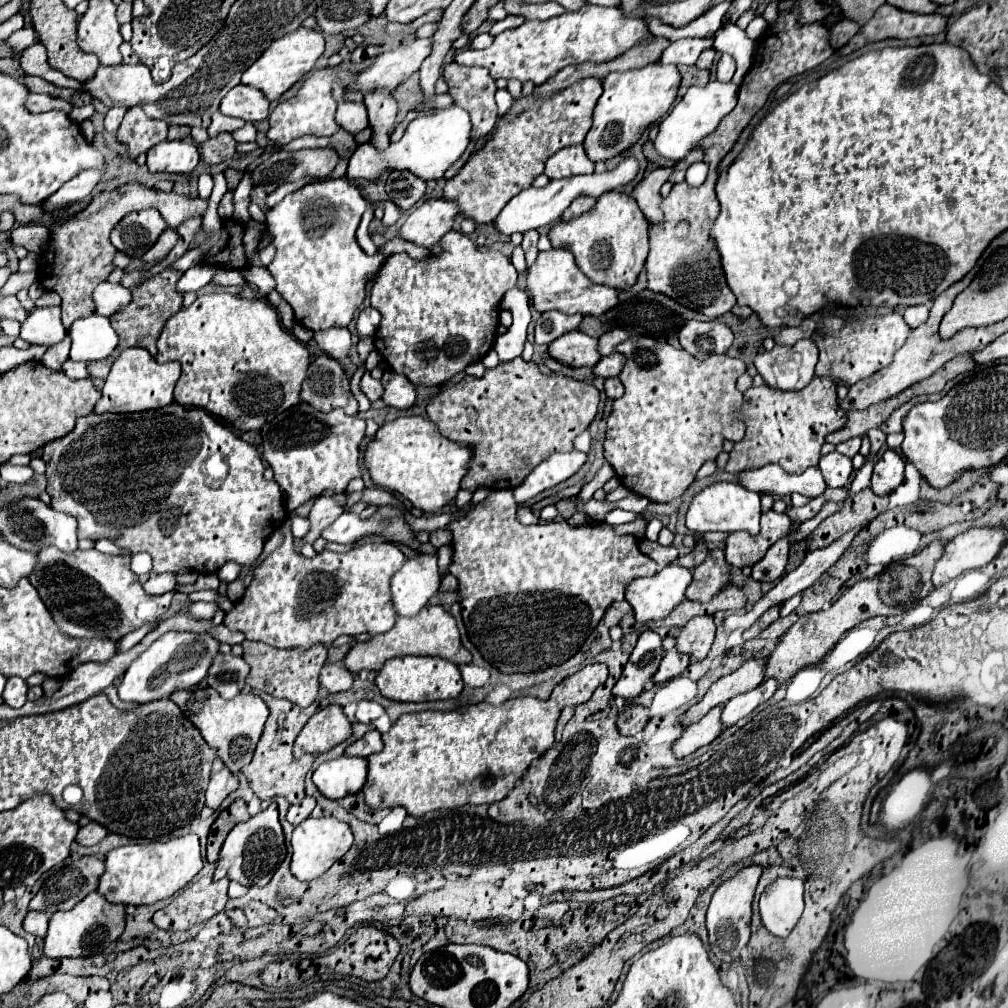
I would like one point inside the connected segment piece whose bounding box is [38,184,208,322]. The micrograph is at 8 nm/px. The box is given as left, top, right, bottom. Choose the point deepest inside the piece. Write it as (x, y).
(80, 257)

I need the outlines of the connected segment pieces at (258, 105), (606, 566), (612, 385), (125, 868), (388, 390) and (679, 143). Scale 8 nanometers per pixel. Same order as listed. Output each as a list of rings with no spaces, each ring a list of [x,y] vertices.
[[[234,86],[220,102],[220,112],[226,116],[236,116],[246,122],[260,122],[268,118],[270,102],[264,94],[252,86]]]
[[[494,490],[480,506],[476,506],[472,512],[468,512],[466,516],[462,518],[456,518],[450,522],[450,530],[454,534],[452,538],[452,550],[454,550],[454,556],[452,556],[452,564],[450,564],[450,574],[454,574],[460,582],[458,586],[458,592],[462,594],[462,618],[464,618],[464,624],[466,624],[466,630],[468,630],[468,636],[472,640],[472,644],[480,650],[480,654],[492,664],[496,666],[500,672],[506,672],[506,674],[512,674],[512,672],[536,672],[536,670],[546,670],[546,668],[552,668],[552,666],[558,666],[562,664],[564,660],[568,660],[570,656],[574,656],[580,646],[584,644],[584,640],[588,638],[588,634],[596,628],[596,624],[600,622],[600,618],[604,616],[606,608],[616,602],[616,600],[624,600],[624,592],[628,588],[628,584],[634,580],[634,578],[640,578],[640,576],[652,576],[656,574],[656,562],[652,558],[648,558],[646,554],[640,552],[638,548],[638,540],[632,536],[632,534],[624,534],[624,536],[618,536],[614,534],[610,528],[606,528],[606,524],[600,524],[600,522],[592,522],[592,524],[586,524],[586,526],[578,526],[578,528],[572,528],[568,526],[568,522],[546,522],[546,524],[530,524],[530,526],[524,526],[518,522],[516,518],[516,502],[514,502],[514,496],[512,496],[512,490]]]
[[[608,378],[604,384],[604,390],[606,390],[608,398],[620,398],[624,394],[624,386],[622,386],[620,378]]]
[[[196,834],[170,836],[148,844],[128,844],[106,854],[106,872],[100,876],[98,892],[114,904],[154,904],[174,896],[202,870],[200,842]]]
[[[384,370],[382,386],[384,386],[382,400],[386,402],[386,406],[392,406],[396,410],[408,410],[414,406],[414,402],[416,402],[414,384],[408,382],[404,376],[400,376],[392,370]]]
[[[716,80],[716,82],[708,82],[708,86],[704,88],[698,86],[688,88],[686,96],[674,106],[674,110],[660,124],[660,132],[654,140],[654,150],[658,152],[660,158],[680,162],[700,140],[704,140],[708,134],[712,134],[718,128],[720,120],[734,110],[736,102],[738,102],[738,86],[734,82],[722,84]]]

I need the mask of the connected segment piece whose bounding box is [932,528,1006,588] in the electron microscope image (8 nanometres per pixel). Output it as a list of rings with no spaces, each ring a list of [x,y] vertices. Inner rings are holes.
[[[970,528],[946,544],[932,572],[934,588],[950,582],[966,570],[982,568],[996,558],[1006,542],[1004,528]]]

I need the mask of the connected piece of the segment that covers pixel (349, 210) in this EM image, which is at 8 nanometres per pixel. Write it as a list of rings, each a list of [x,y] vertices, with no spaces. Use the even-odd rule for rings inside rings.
[[[340,178],[308,184],[268,210],[266,228],[276,248],[268,270],[276,280],[276,292],[292,306],[300,326],[316,332],[350,324],[364,300],[368,276],[376,274],[386,258],[382,254],[366,256],[354,236],[368,206],[375,209],[378,205],[384,208],[386,226],[398,221],[400,210],[391,200],[370,203],[354,184]]]

